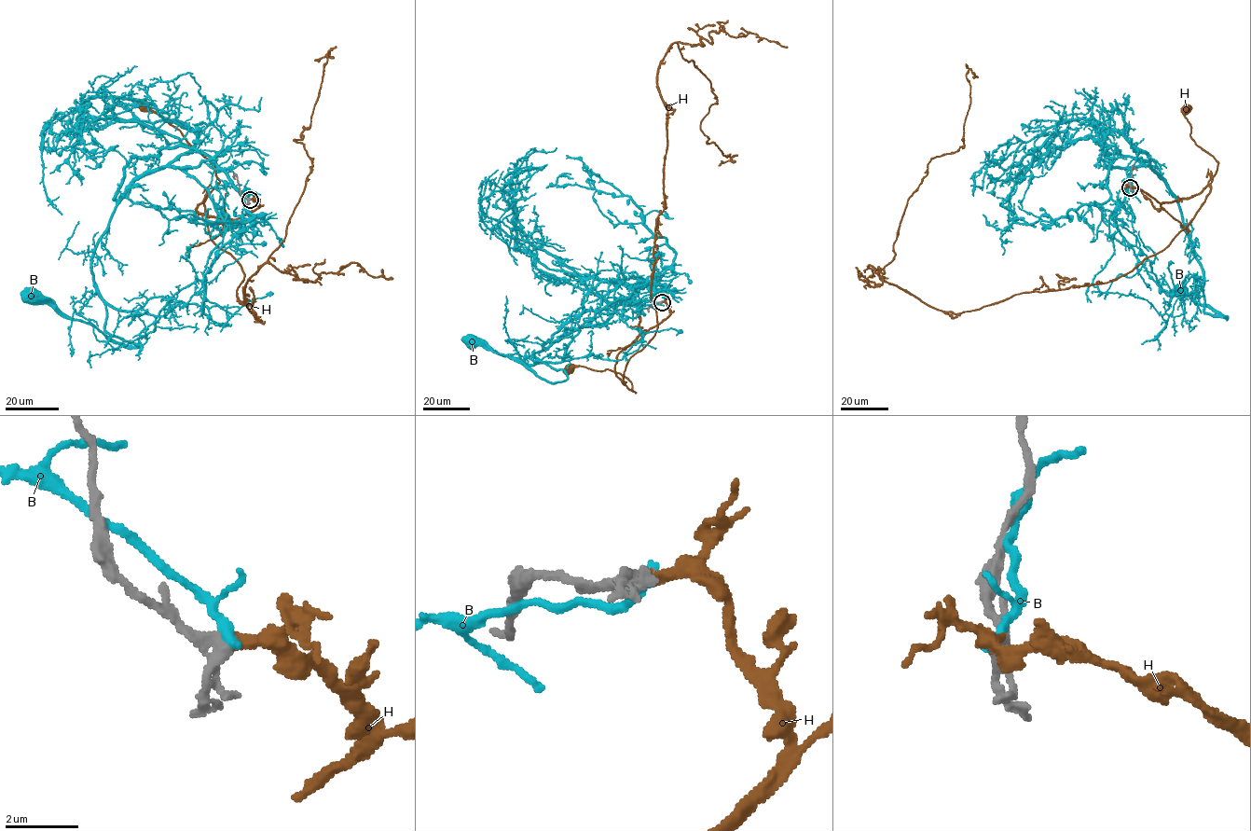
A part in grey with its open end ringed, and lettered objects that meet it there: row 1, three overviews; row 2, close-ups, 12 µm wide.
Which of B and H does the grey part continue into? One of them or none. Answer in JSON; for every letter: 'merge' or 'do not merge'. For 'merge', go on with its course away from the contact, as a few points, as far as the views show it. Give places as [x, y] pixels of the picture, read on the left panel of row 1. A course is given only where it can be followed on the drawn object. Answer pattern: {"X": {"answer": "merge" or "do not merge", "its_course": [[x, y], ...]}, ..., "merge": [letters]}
{"B": {"answer": "do not merge"}, "H": {"answer": "merge", "its_course": [[250, 200], [259, 205], [238, 218], [199, 214], [196, 207], [219, 182], [214, 166], [179, 131], [145, 105]]}, "merge": ["H"]}

